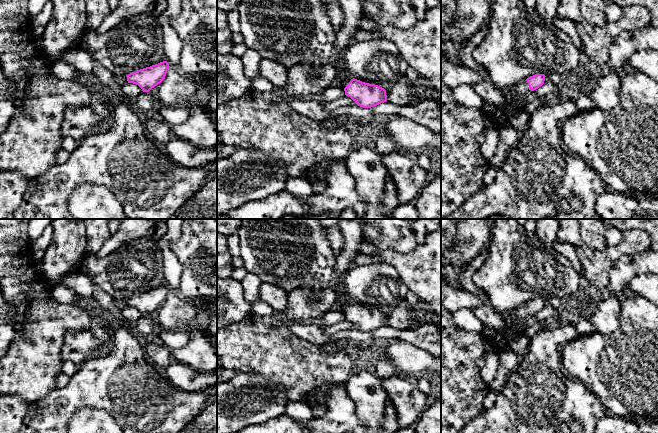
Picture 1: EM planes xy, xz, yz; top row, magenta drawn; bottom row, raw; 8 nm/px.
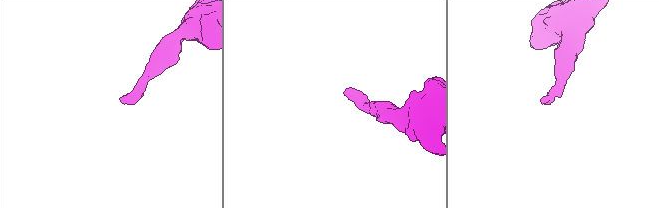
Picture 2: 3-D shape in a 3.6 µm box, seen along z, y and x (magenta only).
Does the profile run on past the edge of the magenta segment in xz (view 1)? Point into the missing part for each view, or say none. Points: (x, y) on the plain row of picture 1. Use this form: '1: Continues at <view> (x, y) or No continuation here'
1: Continues at xz (289, 253)

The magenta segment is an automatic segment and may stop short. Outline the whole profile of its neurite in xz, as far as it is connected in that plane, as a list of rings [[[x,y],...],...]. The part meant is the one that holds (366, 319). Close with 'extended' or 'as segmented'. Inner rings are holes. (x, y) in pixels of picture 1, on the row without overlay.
[[[243,219],[239,228],[240,255],[243,267],[248,273],[255,274],[262,283],[273,284],[290,293],[302,287],[309,287],[316,298],[322,289],[333,289],[336,293],[336,308],[344,313],[345,319],[350,321],[363,332],[371,332],[387,325],[386,314],[375,308],[368,308],[352,303],[343,284],[343,277],[334,274],[336,256],[327,238],[327,228],[318,219]]]; extended

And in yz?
[[[544,298],[530,300],[506,314],[508,323],[503,328],[496,330],[491,327],[487,340],[495,349],[495,353],[514,351],[519,361],[524,358],[532,336],[526,327],[526,320],[541,311],[545,301]]]; extended

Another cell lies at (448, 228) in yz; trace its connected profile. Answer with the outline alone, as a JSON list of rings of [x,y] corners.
[[[441,219],[441,252],[456,246],[457,224],[451,219]]]

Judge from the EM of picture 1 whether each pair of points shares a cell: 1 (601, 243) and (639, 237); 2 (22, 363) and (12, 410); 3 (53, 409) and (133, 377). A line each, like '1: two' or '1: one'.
1: two
2: two
3: one

